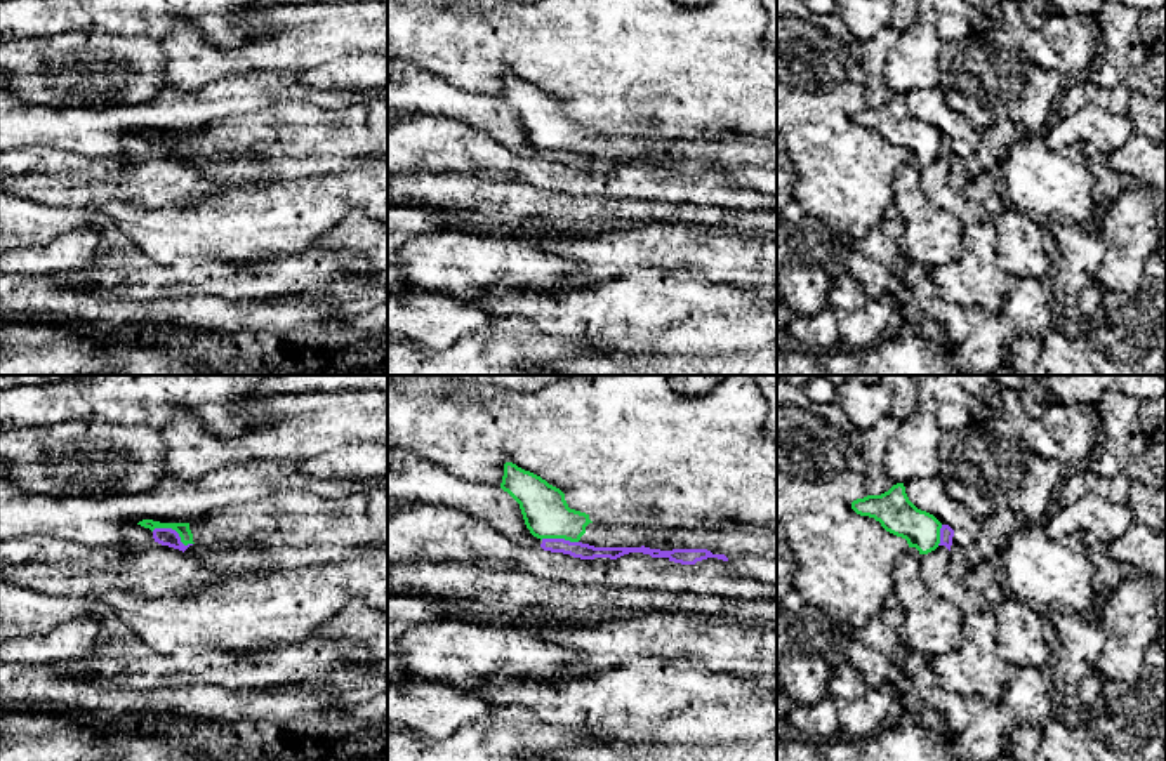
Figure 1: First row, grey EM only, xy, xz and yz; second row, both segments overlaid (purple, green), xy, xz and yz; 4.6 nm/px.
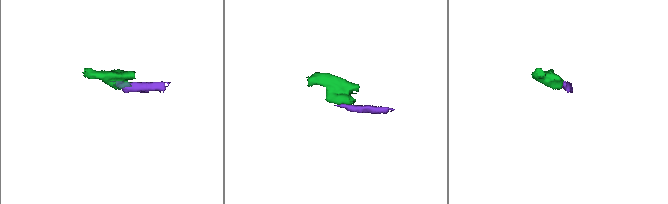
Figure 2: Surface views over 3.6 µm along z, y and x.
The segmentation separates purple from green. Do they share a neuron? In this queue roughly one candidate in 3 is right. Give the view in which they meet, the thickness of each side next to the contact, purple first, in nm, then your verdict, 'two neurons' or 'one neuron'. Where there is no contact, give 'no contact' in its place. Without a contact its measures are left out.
xy | 80/60 nm | two neurons

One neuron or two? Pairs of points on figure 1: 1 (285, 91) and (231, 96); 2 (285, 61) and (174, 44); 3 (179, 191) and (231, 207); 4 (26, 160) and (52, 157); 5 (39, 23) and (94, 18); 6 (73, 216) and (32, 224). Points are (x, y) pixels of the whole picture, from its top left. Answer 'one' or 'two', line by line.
1: one
2: one
3: two
4: one
5: one
6: one

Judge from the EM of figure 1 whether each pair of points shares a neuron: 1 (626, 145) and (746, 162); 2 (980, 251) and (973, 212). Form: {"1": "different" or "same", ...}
{"1": "same", "2": "different"}

